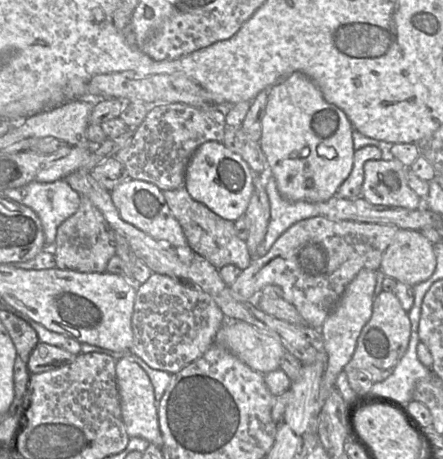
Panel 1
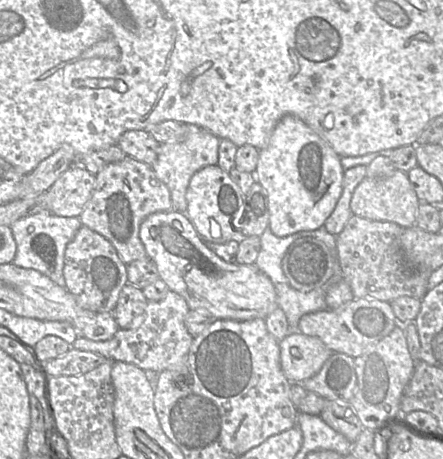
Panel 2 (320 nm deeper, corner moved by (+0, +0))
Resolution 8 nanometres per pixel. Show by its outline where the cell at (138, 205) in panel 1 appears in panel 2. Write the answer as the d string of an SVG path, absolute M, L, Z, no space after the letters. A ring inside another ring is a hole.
M172 209L149 215L140 225L139 237L160 278L185 299L190 310L207 311L215 319L248 321L266 319L279 307L269 277L255 265L229 263L217 256L199 236L186 213Z

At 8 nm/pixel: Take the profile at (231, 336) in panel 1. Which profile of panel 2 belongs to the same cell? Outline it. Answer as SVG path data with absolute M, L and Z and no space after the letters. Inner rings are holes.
M291 330L279 342L280 364L291 383L303 383L315 376L334 353L319 338Z

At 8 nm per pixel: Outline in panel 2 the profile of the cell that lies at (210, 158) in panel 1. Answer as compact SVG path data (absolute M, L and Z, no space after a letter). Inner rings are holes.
M217 164L205 166L194 173L187 187L186 200L186 215L206 243L225 243L240 238L238 222L242 216L244 195L230 174Z

